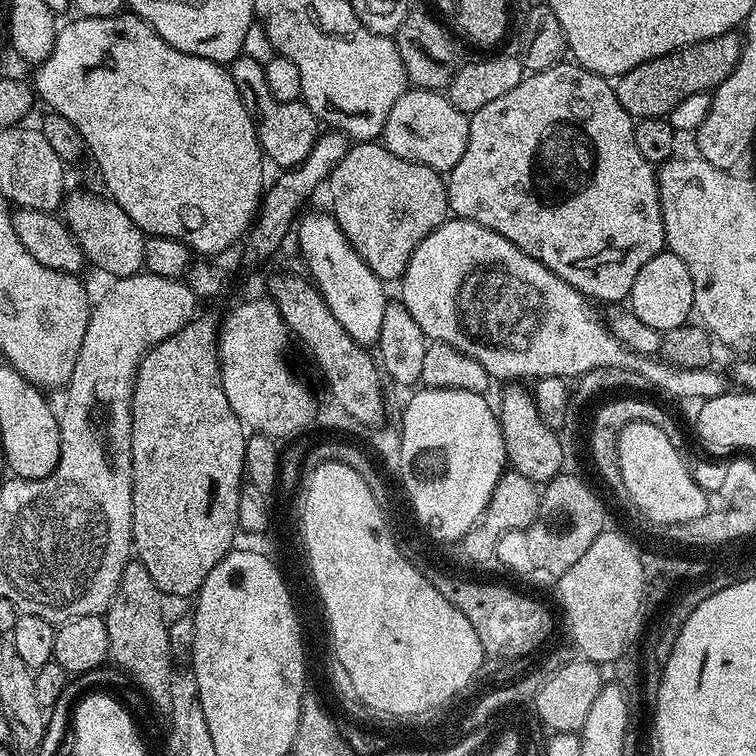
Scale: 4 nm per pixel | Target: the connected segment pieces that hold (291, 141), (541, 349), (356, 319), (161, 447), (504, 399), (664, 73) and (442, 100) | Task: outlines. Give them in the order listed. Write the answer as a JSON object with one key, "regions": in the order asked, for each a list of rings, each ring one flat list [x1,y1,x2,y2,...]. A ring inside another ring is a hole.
{"regions":[[[248,55,237,56,230,65,230,71,234,78,234,86,238,86,248,113,256,121,260,148,271,163,273,160,277,164,277,169,297,168,314,146,318,135,317,118,300,100,278,102,278,98,274,98,274,94,270,94,270,90,266,86,263,63]],[[449,218,440,224,428,235,428,237,419,244,414,250,414,254,410,258,410,262,406,266,404,275,398,281,400,293,398,299,401,304,406,306,406,310,410,310,414,322,418,322,418,326,422,326,425,337,429,341,437,344,445,344,446,346,454,346,454,350,458,350,462,354,466,354,470,358,474,358,474,362,478,362,487,370,489,377,500,380,508,380,504,382,520,382,523,376,532,376,531,378,539,378,542,376,563,376,565,378,577,378,584,372,594,370,595,367,622,367,631,369,633,373,645,376,654,387,660,392,665,392,668,396,685,396,688,400,706,401,715,396,722,395,723,392,729,391,729,377,723,376,720,372,715,372,715,367,684,369,673,366,671,363,665,362,660,358,645,358,637,355,628,348,624,347,623,342,614,335,608,328,607,323,596,312,592,312,593,305,587,296,583,296,578,290,574,290,574,286,570,286,562,278,558,278,546,266,542,266,542,262,538,262,534,258,530,258,530,254,526,254,522,250,518,250,518,246,514,246,514,242,510,242,506,238,502,238,502,234,498,234,494,230,486,230,486,226,478,226,478,222,470,222,469,220,461,220,459,218]],[[324,212,301,215,294,232,294,240,296,236,300,252,308,263,307,275,320,289,326,306,330,306,330,314,342,322,346,334,350,334,350,338,359,344,375,345,378,330,382,330,382,314,389,301,389,297,384,296,385,281,378,279,374,270,370,270,370,266,366,266,366,262,354,250,354,246,350,246,335,216]],[[203,318,191,320,182,330,178,330,173,336,157,344,151,352,147,352,136,372,136,385,132,395,132,542,139,563,144,564,146,570,150,570,150,578,154,578,154,582,165,597,195,597,199,593,202,582,206,582,206,574,210,574,210,570,218,566,218,562,226,553,233,551,233,540,238,531,236,519,239,492,246,476,245,443,246,429,234,414,230,402,226,399,226,390,222,386,217,321,203,320]],[[508,386,500,396,500,408,498,404,498,415,500,418,500,429,506,446,508,464,511,471,530,478,532,483,543,486,554,477,561,475,564,464,564,448,560,445,557,433,538,414,536,403,531,391,524,386]],[[731,31,634,66,634,70,619,77,614,84,618,102,622,102,622,110,626,110,636,120,655,116,664,118,690,94,711,93,719,84,726,82,734,66,738,66,741,43,741,37]],[[412,86,401,94,398,102,394,102,394,107,390,109,390,118,386,118,382,133,382,143,398,158,418,162,422,166,430,166,435,172,447,174,454,166,458,166,458,158,466,154,466,142,470,138,469,119,469,113,458,110,458,106,454,106,454,102,450,102,443,91]]]}

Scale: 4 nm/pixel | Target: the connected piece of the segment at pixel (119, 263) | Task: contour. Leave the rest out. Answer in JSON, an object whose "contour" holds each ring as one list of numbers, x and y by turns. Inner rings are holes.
{"contour":[[69,191,62,205,62,219,91,263,93,260,112,278,133,276,144,268,146,233,132,221,126,210,122,210,122,206,101,196,95,196,92,192]]}

